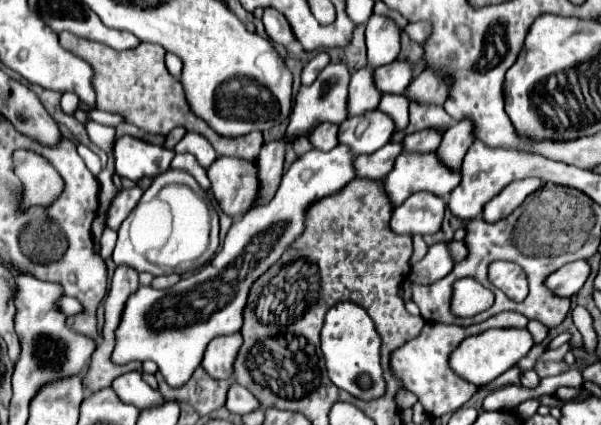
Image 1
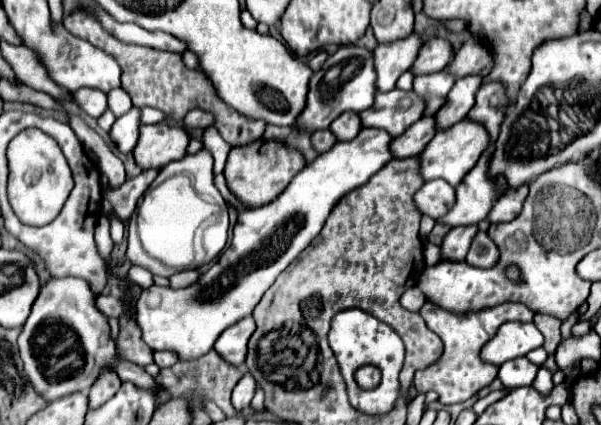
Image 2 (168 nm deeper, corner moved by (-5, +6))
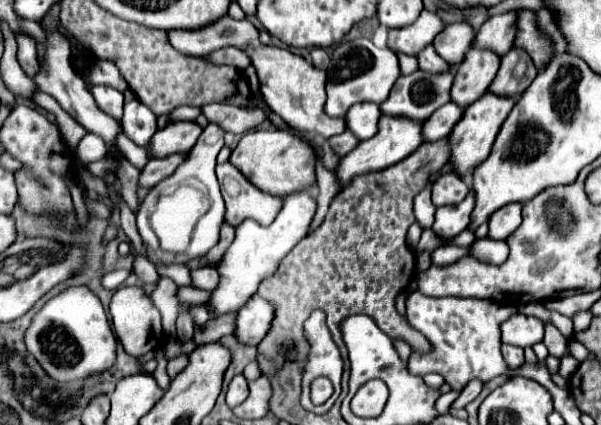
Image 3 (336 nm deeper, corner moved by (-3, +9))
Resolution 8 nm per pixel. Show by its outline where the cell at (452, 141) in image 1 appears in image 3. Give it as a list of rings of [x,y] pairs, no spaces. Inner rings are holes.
[[[512,47],[502,57],[500,71],[490,85],[490,91],[496,95],[518,97],[528,89],[528,85],[534,81],[536,75],[538,75],[538,69],[534,67],[530,55],[524,49]]]

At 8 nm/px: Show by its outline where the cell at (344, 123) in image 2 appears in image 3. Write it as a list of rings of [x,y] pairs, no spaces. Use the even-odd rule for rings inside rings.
[[[356,103],[348,113],[348,129],[356,133],[360,141],[374,137],[378,133],[378,119],[380,119],[380,105],[378,103]]]

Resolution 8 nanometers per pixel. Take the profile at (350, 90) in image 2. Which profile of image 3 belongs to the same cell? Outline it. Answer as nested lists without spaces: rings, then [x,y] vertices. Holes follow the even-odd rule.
[[[366,37],[340,43],[330,57],[332,57],[332,63],[328,69],[328,85],[326,85],[326,91],[328,91],[326,113],[330,117],[344,117],[354,103],[362,103],[362,101],[384,103],[388,99],[392,85],[400,77],[400,65],[398,65],[396,53],[388,47],[378,49]]]

